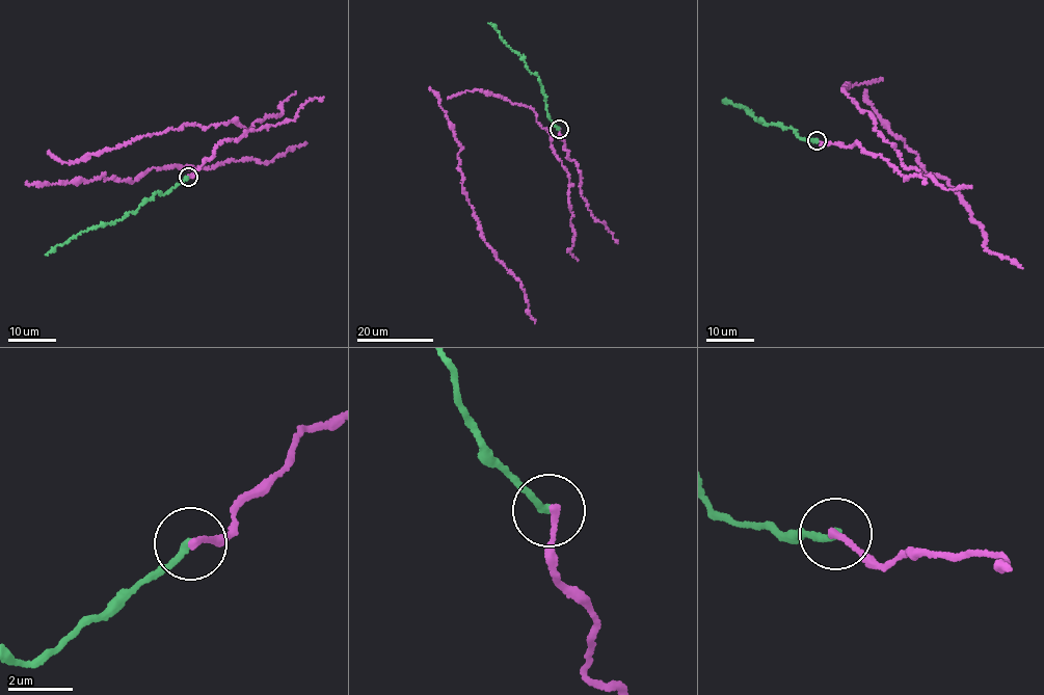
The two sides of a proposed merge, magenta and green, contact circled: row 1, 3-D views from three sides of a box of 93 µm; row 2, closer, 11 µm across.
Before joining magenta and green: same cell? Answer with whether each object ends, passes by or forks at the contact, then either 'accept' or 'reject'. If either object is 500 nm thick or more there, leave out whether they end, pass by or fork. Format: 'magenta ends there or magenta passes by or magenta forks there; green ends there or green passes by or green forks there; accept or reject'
magenta ends there; green ends there; accept

